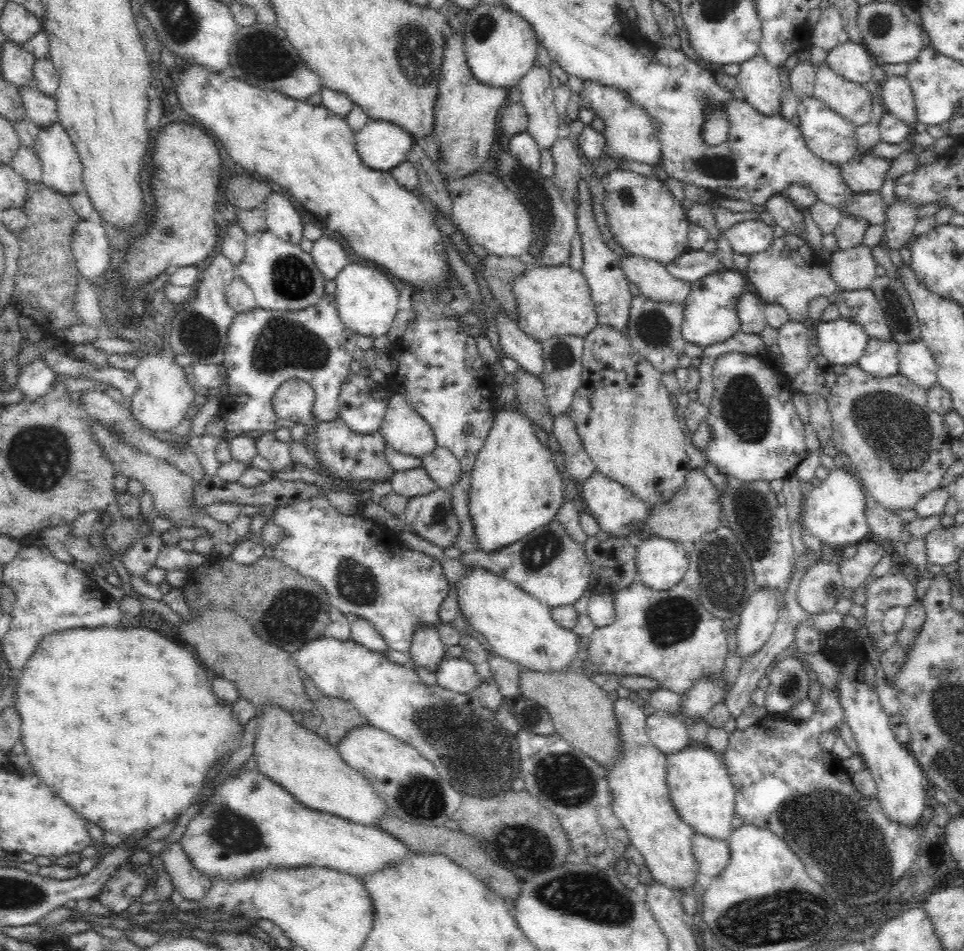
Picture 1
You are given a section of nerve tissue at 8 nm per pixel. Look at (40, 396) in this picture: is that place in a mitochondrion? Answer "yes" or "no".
no

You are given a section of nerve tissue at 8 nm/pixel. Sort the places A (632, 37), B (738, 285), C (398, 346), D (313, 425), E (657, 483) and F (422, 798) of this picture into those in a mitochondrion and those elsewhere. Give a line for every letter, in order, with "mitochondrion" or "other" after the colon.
A: other
B: other
C: other
D: other
E: other
F: mitochondrion

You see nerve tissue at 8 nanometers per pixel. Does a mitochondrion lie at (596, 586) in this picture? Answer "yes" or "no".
no

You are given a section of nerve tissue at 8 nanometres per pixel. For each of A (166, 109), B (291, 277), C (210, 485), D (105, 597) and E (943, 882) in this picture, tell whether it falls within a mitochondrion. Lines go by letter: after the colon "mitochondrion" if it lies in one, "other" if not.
A: other
B: mitochondrion
C: other
D: other
E: other

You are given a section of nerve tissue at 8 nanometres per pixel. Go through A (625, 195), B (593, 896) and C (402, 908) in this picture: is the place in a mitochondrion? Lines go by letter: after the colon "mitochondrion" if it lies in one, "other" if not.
A: mitochondrion
B: mitochondrion
C: other

